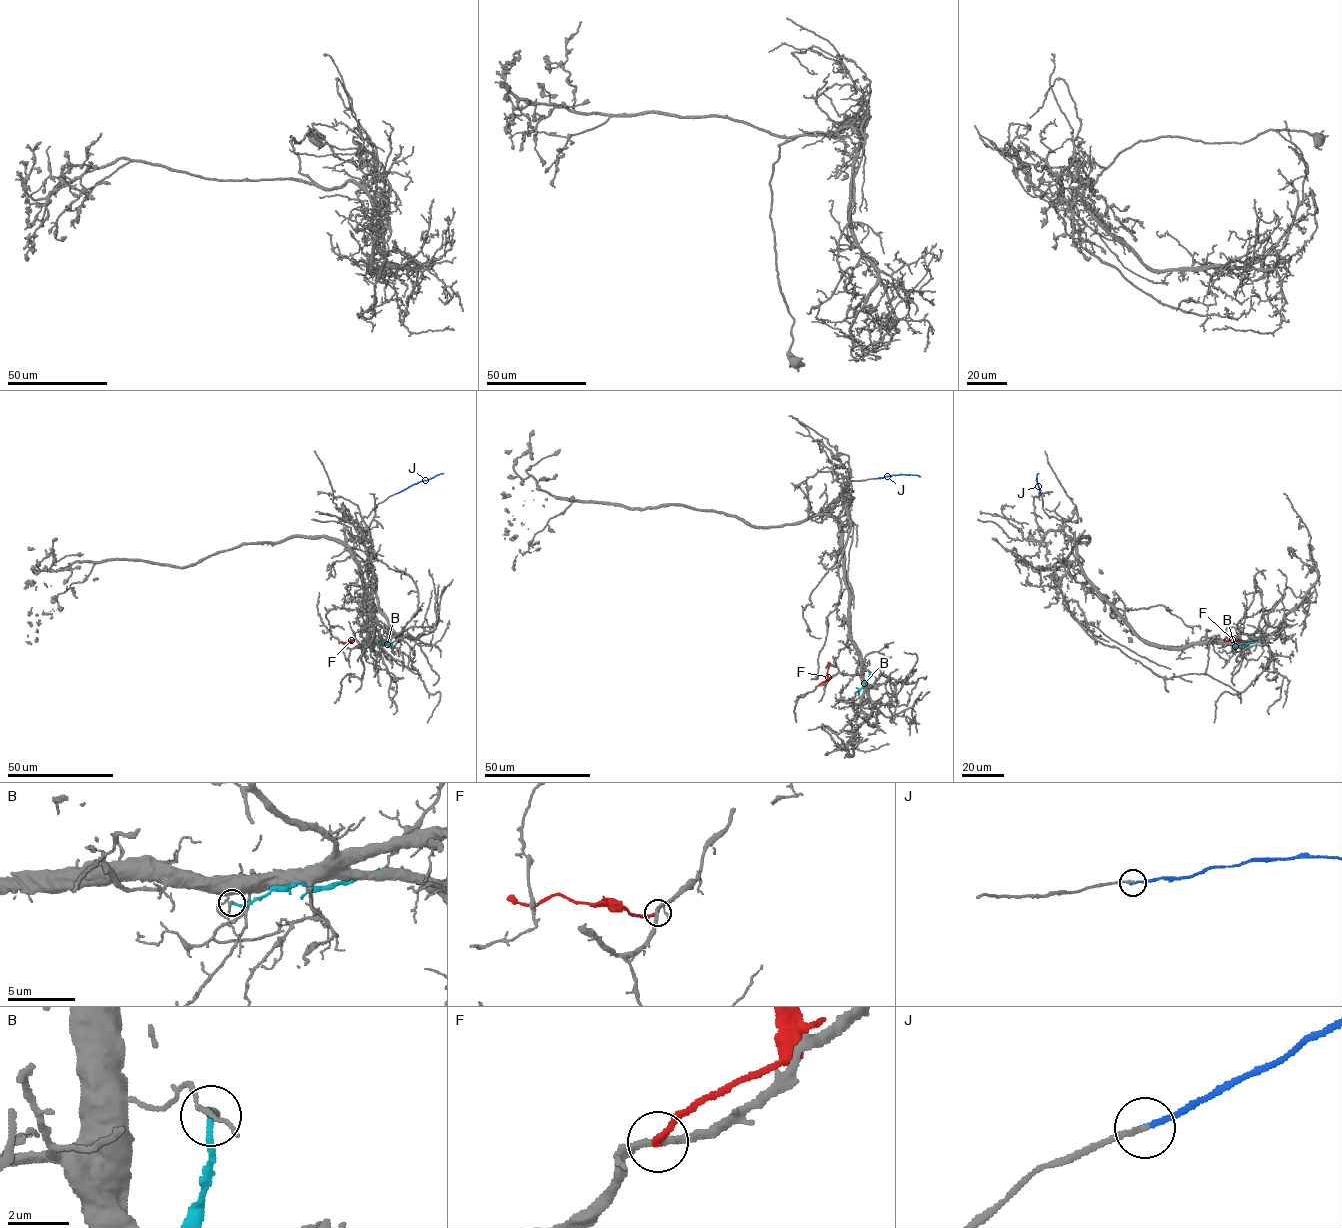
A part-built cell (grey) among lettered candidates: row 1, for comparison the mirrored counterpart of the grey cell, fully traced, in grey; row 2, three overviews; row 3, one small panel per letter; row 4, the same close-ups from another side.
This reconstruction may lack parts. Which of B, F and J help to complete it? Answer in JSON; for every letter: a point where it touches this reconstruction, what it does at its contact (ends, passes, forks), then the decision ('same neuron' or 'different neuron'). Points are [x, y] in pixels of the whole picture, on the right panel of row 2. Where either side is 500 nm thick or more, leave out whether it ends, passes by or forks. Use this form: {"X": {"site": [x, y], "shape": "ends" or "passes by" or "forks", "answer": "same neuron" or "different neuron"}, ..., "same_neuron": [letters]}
{"B": {"site": [1233, 646], "shape": "ends", "answer": "different neuron"}, "F": {"site": [1247, 642], "shape": "ends", "answer": "different neuron"}, "J": {"site": [1040, 493], "shape": "ends", "answer": "same neuron"}, "same_neuron": ["J"]}

